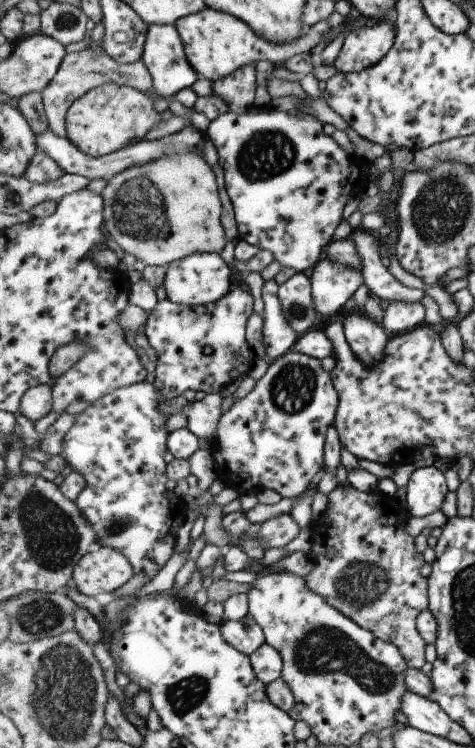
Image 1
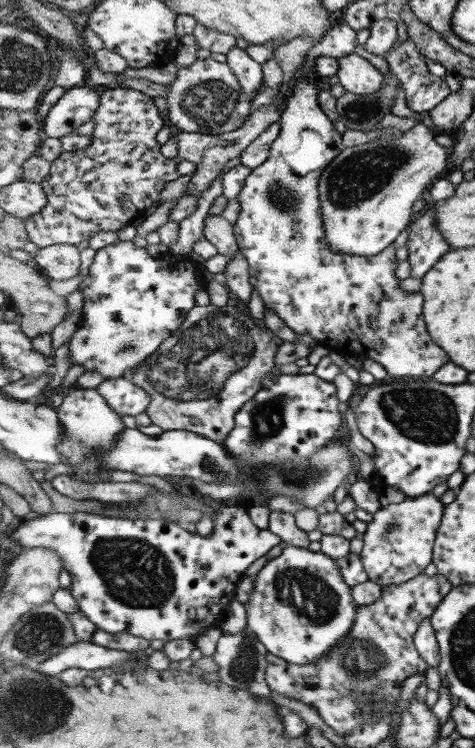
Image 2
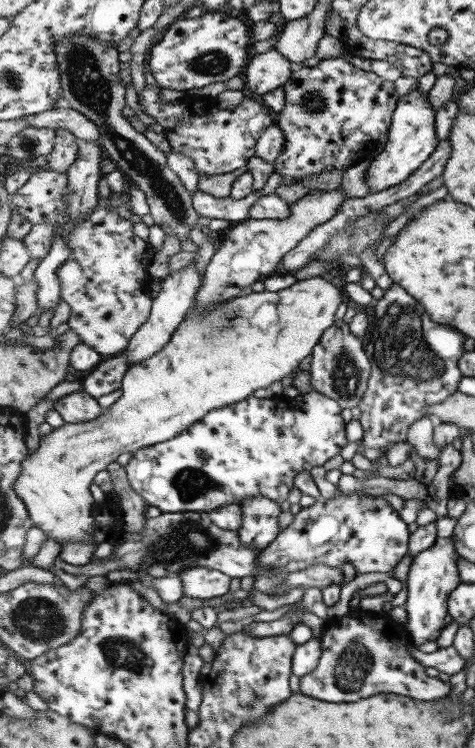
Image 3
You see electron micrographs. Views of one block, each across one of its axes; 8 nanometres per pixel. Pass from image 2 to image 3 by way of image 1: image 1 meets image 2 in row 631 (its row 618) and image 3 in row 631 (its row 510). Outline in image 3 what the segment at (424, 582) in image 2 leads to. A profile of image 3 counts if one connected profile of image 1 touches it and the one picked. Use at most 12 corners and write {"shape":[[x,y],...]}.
{"shape":[[389,616],[327,620],[300,690],[327,702],[451,686],[413,656]]}

